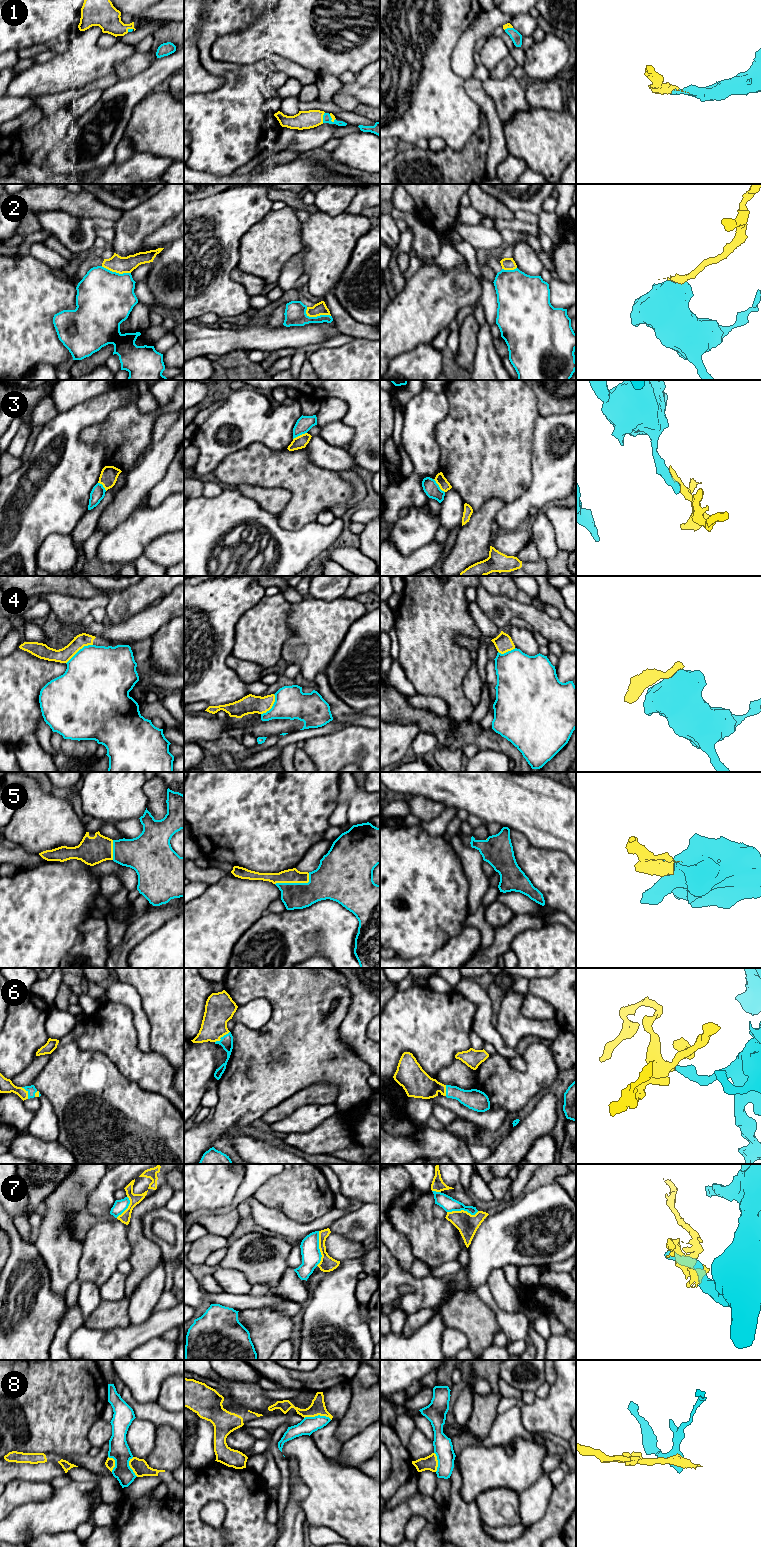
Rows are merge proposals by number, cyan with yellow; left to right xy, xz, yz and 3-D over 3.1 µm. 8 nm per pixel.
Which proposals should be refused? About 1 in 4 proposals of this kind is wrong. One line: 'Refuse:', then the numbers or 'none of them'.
Refuse: 2, 3, 4, 7, 8

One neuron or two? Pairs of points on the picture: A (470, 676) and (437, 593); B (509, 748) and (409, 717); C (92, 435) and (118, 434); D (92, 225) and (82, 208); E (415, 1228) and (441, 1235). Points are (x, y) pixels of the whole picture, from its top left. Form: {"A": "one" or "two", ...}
{"A": "two", "B": "one", "C": "one", "D": "two", "E": "one"}

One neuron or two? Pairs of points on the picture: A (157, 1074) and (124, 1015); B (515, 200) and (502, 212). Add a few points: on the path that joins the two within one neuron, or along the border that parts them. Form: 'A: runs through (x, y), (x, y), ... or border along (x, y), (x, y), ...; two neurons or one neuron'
A: runs through (142, 1061), (124, 1043), (124, 1030); one neuron
B: border along (488, 194), (498, 199), (514, 212); two neurons

